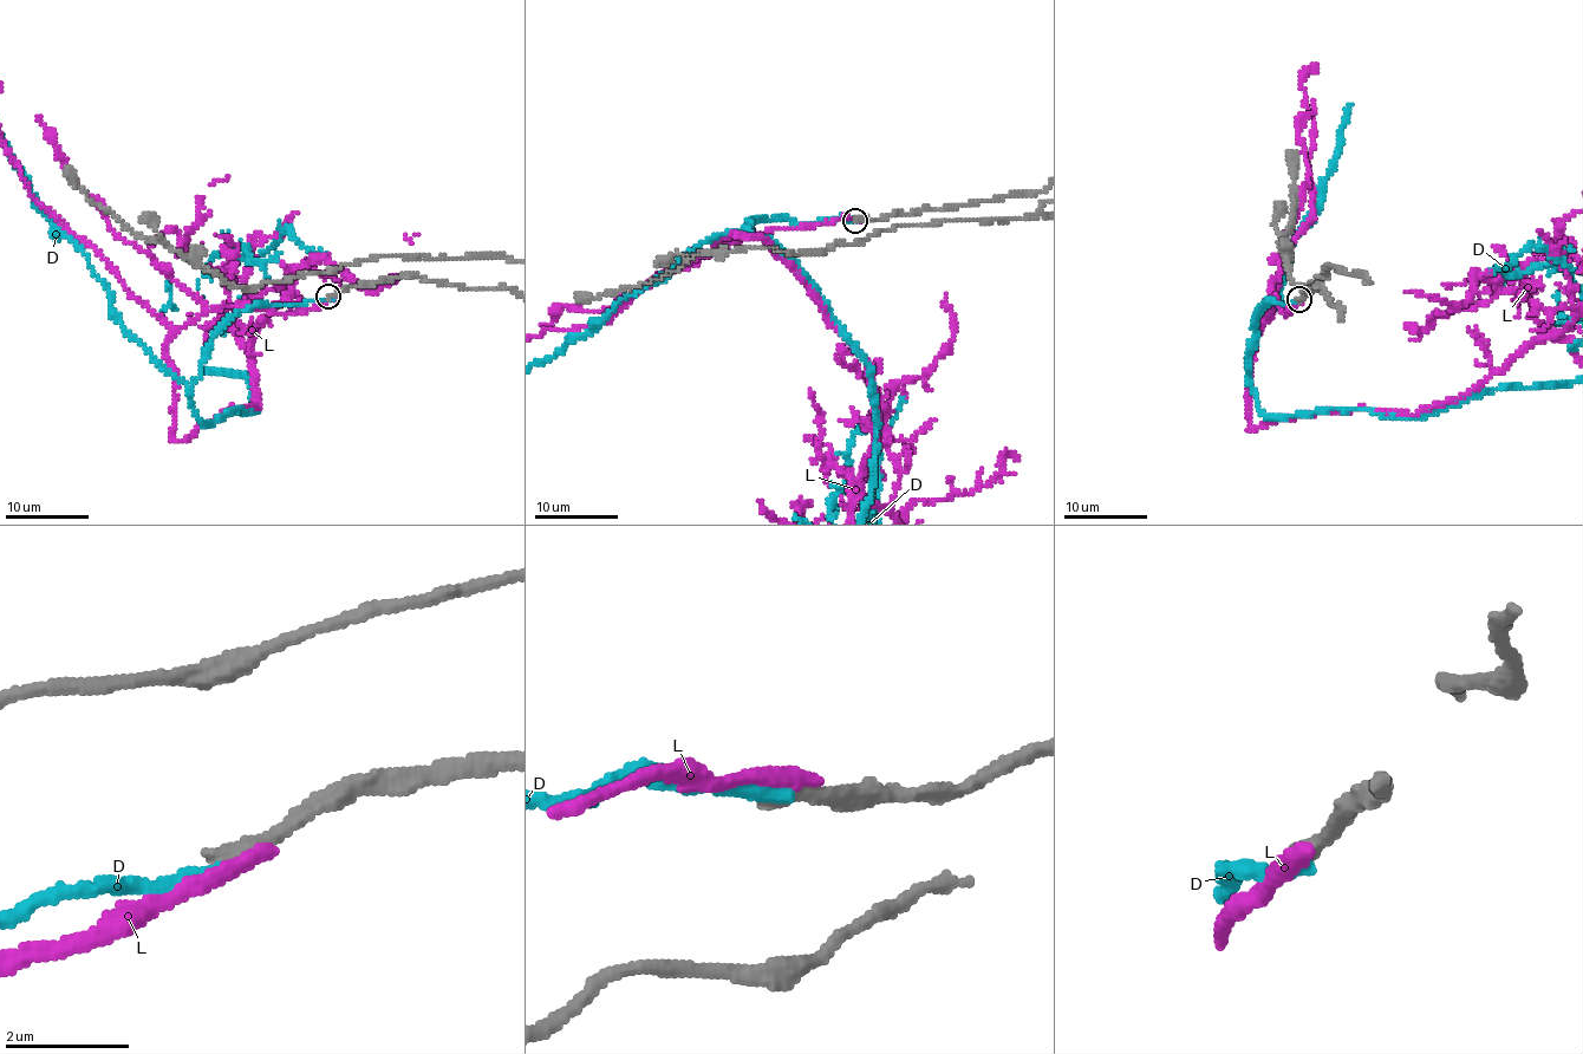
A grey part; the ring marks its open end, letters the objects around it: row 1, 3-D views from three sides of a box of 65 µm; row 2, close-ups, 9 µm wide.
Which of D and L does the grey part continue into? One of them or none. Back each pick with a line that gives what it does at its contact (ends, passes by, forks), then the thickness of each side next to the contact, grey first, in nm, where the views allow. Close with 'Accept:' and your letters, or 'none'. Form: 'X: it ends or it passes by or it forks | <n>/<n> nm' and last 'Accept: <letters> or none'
Accept: none

